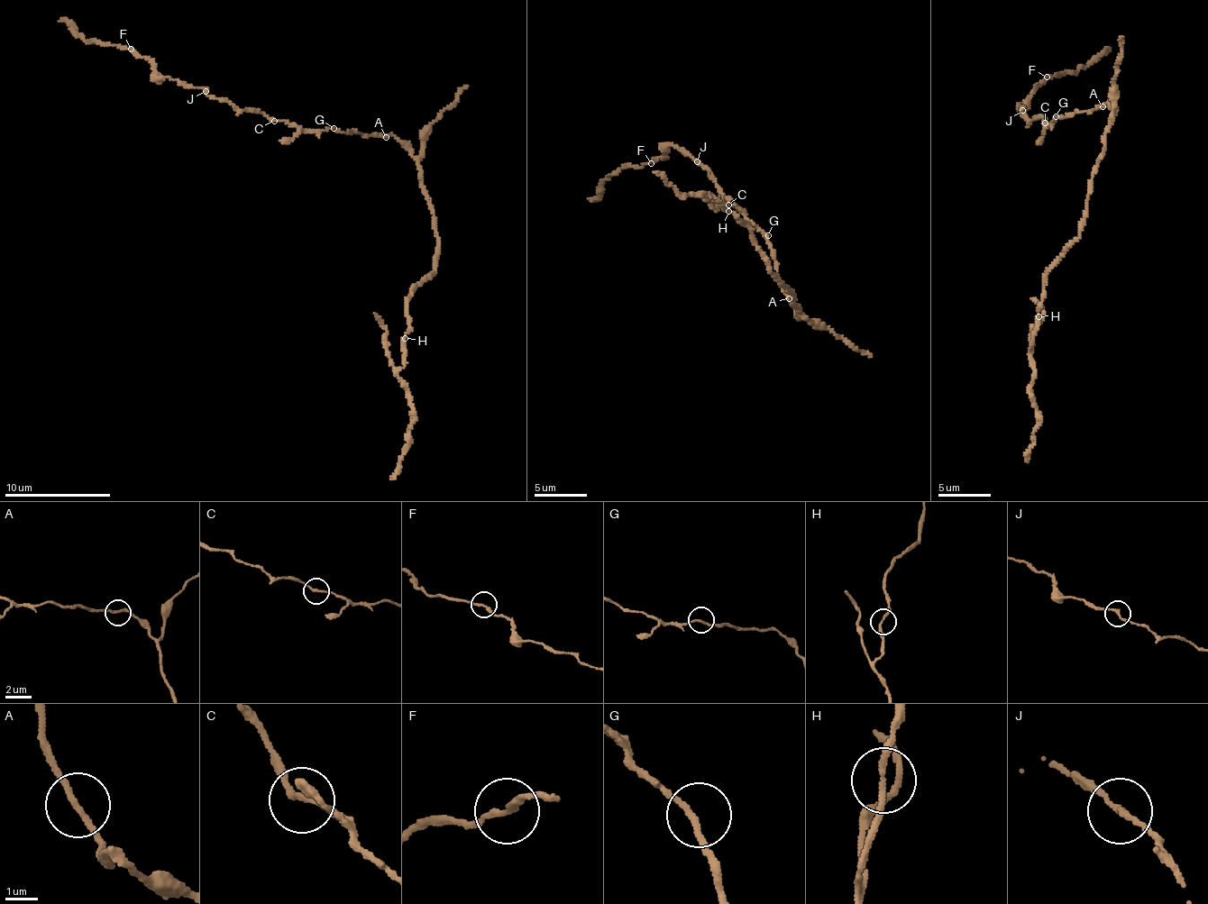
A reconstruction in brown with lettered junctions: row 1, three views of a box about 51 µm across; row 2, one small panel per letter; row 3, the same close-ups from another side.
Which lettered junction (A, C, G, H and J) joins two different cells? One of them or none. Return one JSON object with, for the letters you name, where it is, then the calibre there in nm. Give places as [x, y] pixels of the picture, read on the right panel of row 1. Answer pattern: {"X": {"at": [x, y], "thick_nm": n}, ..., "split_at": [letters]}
{"split_at": []}

